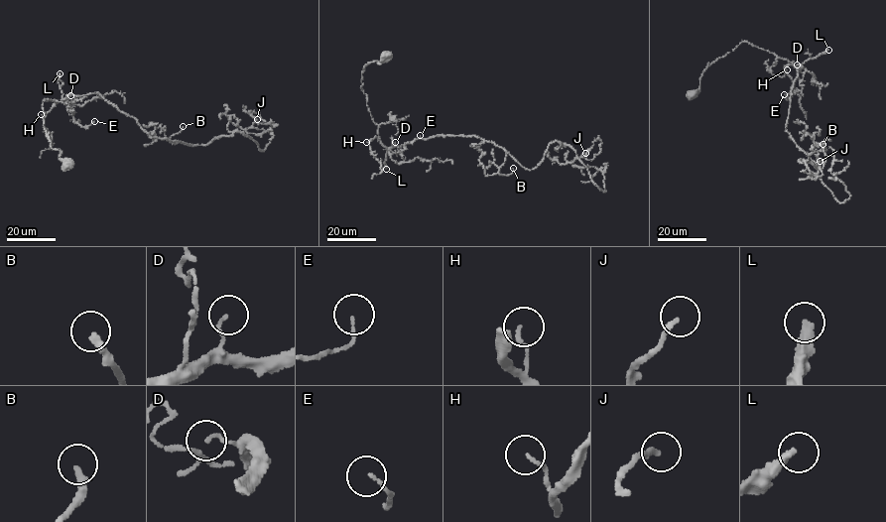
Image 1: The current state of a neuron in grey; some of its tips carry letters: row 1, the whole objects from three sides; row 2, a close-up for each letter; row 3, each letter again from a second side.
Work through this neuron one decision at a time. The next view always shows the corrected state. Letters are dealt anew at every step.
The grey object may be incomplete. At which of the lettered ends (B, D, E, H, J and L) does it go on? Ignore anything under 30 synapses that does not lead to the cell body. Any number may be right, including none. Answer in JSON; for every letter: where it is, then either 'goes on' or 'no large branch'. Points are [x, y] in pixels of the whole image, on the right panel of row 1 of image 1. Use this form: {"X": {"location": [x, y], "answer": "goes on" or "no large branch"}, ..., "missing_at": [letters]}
{"B": {"location": [822, 144], "answer": "goes on"}, "D": {"location": [797, 65], "answer": "no large branch"}, "E": {"location": [784, 94], "answer": "no large branch"}, "H": {"location": [787, 69], "answer": "no large branch"}, "J": {"location": [820, 161], "answer": "no large branch"}, "L": {"location": [828, 50], "answer": "goes on"}, "missing_at": ["B", "L"]}

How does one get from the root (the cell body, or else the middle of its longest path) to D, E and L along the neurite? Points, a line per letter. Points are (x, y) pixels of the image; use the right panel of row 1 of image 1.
D: (691, 94), (697, 90), (706, 67), (742, 42), (797, 65)
E: (691, 94), (697, 90), (706, 67), (745, 41), (806, 69), (801, 90), (791, 92), (787, 98), (784, 94)
L: (691, 94), (697, 90), (706, 67), (742, 42), (766, 50), (799, 67), (828, 50)

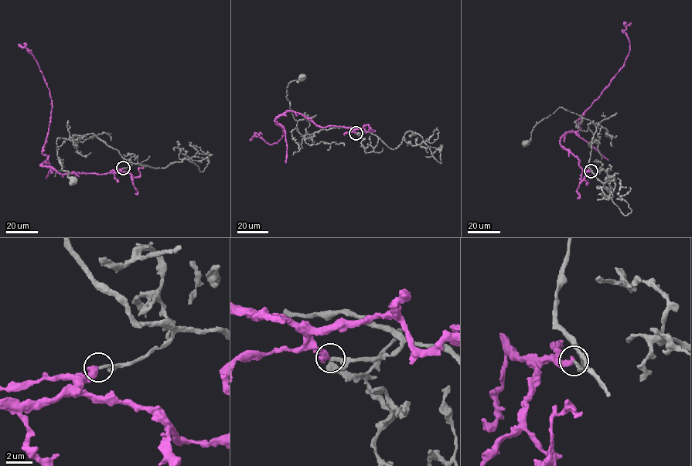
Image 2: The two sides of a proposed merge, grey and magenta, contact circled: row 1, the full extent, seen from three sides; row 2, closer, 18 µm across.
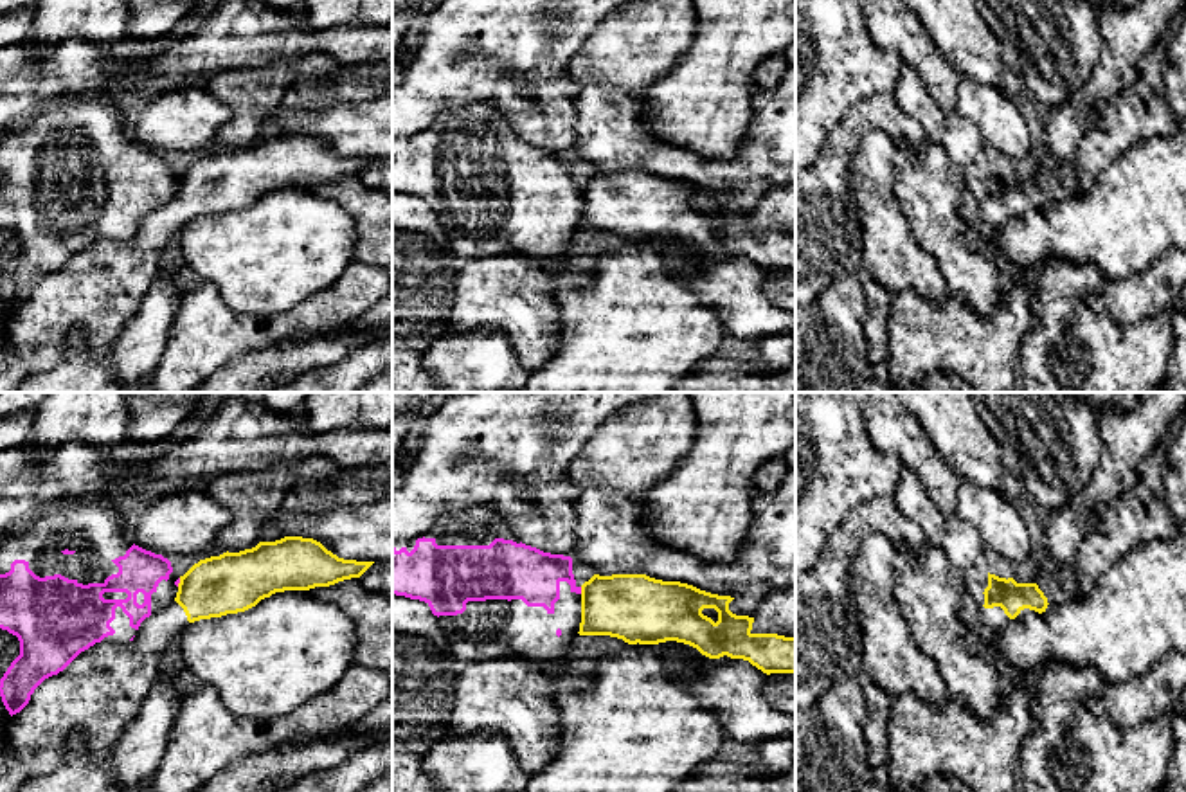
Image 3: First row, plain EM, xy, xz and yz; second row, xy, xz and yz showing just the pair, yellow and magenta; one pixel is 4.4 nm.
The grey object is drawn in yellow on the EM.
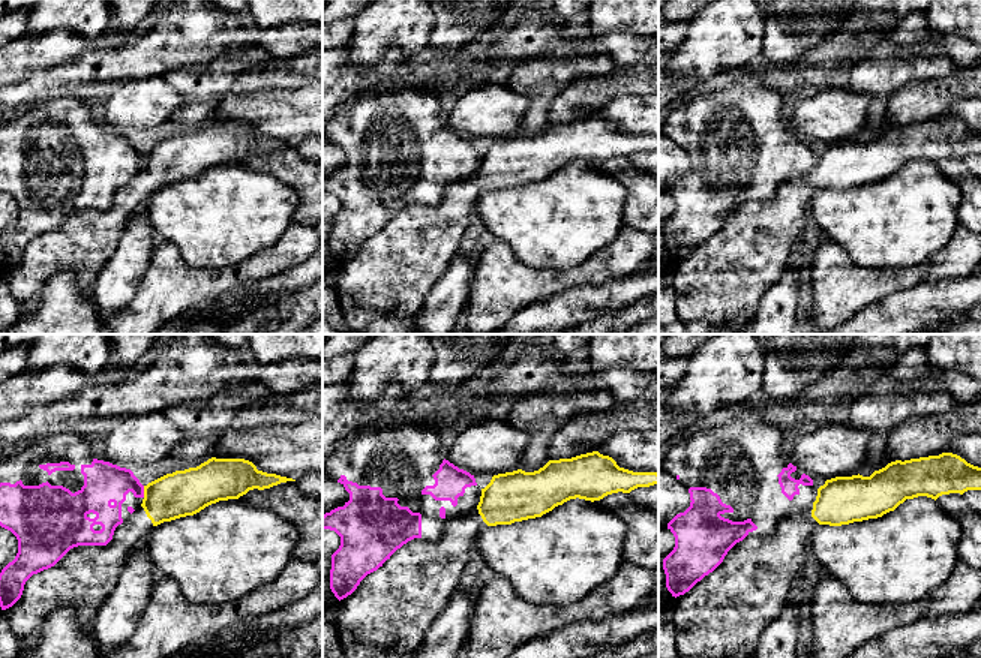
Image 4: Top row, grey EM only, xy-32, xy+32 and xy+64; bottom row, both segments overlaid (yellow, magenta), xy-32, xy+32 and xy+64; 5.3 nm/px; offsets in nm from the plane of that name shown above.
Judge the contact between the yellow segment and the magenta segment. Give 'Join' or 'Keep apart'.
Keep apart

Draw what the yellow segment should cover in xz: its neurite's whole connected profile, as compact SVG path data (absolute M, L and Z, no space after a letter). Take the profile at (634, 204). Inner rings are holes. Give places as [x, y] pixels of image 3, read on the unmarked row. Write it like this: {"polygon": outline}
{"polygon": "M594 171L581 182L580 232L610 232L628 241L677 238L709 256L723 252L749 257L763 270L795 270L795 234L752 230L754 214L729 207L734 194L700 187L680 178L662 178L646 171Z"}

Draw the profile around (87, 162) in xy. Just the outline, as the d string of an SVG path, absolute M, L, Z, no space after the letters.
M86 99L61 112L45 112L27 126L0 137L0 225L16 232L20 252L0 275L0 293L9 311L20 310L34 286L63 268L95 239L130 239L140 220L176 194L180 175L162 151L130 140L126 119L115 106Z

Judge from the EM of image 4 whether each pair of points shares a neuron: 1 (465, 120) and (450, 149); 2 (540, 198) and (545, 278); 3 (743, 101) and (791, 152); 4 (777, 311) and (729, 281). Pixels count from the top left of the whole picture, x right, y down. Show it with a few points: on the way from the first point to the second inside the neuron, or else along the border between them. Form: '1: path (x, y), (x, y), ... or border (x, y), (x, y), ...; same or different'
1: border (443, 119), (473, 140); different
2: border (513, 252), (524, 264), (533, 267), (579, 266); different
3: path (752, 113), (779, 140); same
4: border (782, 273), (762, 296), (752, 318); different

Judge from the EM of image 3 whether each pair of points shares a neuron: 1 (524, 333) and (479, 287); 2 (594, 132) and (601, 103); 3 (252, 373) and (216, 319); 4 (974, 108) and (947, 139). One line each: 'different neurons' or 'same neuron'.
1: same neuron
2: same neuron
3: different neurons
4: different neurons

